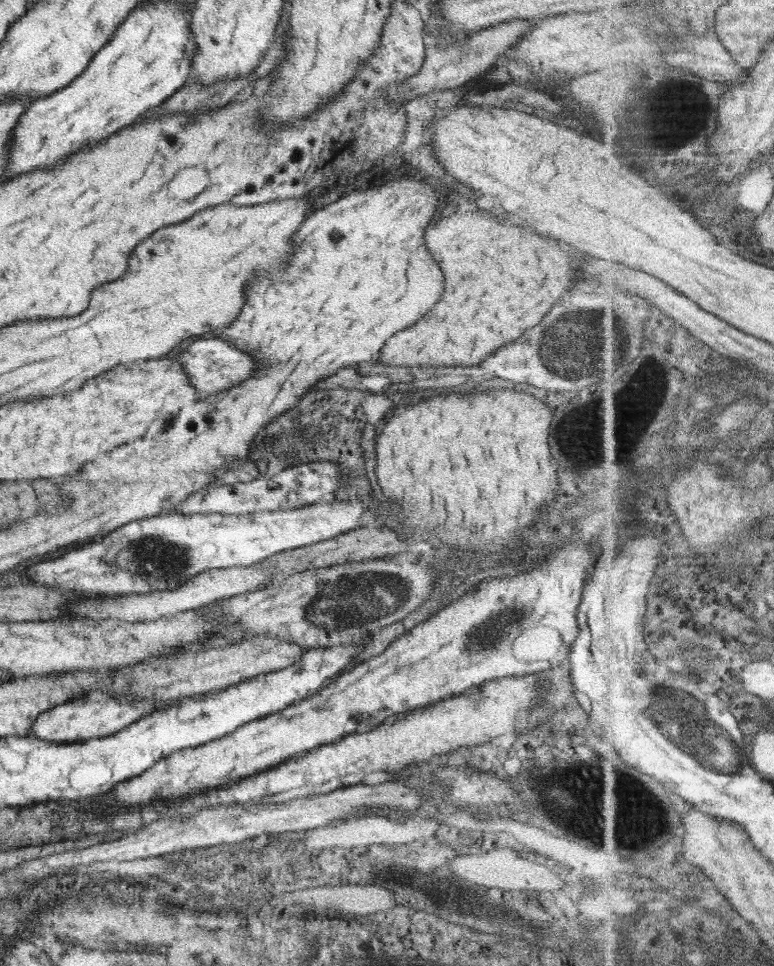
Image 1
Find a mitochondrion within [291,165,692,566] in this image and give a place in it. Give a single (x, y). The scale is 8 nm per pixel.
(566, 347)

